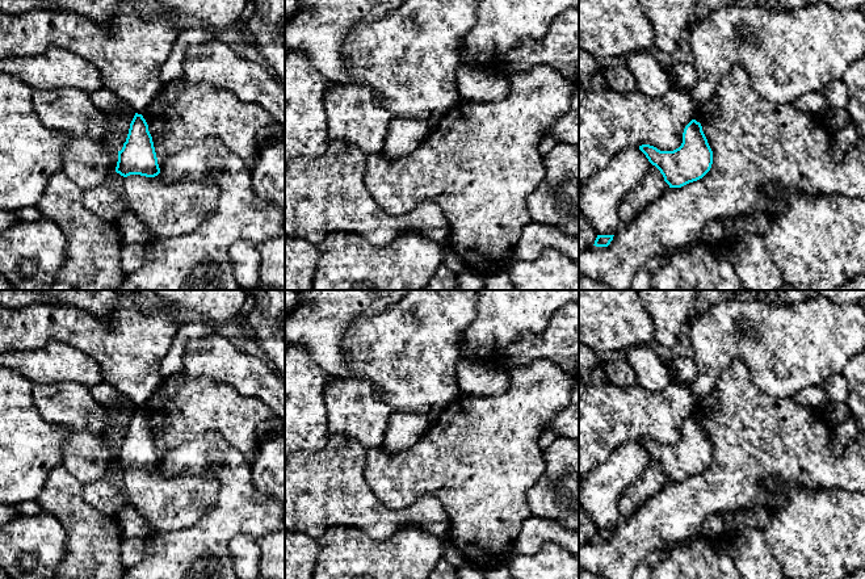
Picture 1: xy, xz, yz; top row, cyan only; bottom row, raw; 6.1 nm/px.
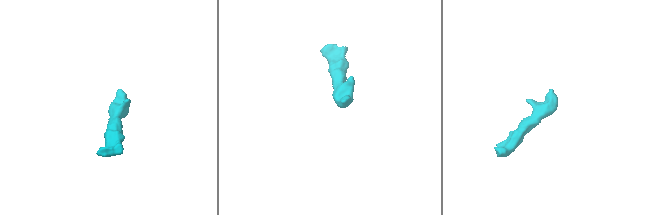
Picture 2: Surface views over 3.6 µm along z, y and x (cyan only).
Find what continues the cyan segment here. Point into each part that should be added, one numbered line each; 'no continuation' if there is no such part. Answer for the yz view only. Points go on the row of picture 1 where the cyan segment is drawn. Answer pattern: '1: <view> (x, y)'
no continuation

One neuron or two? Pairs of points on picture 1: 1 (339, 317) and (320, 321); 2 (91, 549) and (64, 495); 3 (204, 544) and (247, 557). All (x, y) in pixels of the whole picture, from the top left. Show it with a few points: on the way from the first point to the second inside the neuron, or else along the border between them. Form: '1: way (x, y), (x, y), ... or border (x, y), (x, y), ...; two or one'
1: way (335, 317), (324, 317); one
2: way (91, 536), (87, 527), (70, 508); one
3: border (255, 536), (236, 535), (230, 541), (231, 565); two

